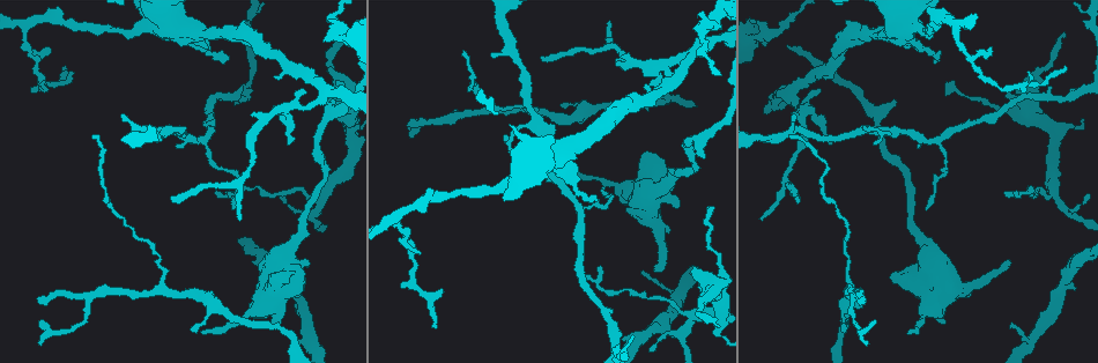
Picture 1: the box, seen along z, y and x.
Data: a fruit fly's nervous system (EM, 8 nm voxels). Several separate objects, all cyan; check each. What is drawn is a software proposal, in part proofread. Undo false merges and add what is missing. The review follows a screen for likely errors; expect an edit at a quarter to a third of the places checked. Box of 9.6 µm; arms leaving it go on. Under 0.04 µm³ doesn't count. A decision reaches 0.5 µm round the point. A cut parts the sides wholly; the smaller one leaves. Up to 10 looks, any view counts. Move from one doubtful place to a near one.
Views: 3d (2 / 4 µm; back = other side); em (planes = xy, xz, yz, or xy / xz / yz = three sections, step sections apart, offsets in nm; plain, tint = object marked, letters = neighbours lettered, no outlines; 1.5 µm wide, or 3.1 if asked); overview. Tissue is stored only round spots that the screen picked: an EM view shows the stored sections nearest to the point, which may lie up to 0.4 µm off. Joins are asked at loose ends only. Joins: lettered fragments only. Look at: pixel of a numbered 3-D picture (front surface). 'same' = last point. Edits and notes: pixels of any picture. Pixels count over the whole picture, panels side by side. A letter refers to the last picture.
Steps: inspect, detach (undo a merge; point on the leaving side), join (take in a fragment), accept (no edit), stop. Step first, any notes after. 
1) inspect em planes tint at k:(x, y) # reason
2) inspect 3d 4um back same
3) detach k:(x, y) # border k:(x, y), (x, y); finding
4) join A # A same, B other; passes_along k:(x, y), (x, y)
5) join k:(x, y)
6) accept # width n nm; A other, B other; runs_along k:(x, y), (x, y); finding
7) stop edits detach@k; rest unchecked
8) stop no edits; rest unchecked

inspect 3d 4um at 1:(719, 327) # thin end

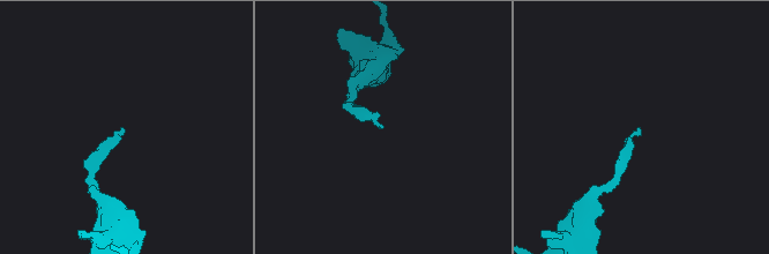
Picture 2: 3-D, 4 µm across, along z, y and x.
inspect em xy step 4 letters at 2:(123, 128)

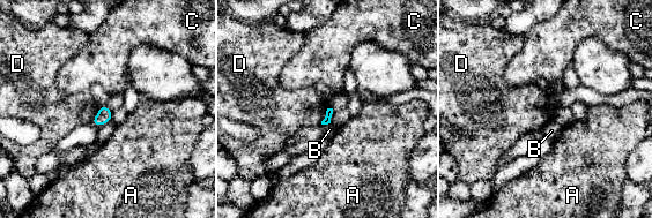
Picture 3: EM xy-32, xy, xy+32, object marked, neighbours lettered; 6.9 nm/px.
accept # A other, B other, C other, D other; border 3:(328, 107), (321, 125); no lettered fragment goes on from it

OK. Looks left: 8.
inspect em xy step 8 tint at 1:(896, 100) # an open end

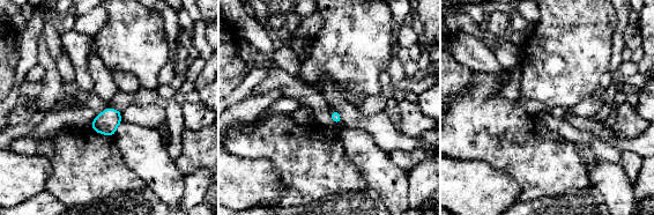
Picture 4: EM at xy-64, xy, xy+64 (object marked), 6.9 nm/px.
inspect em yz step 8 letters same

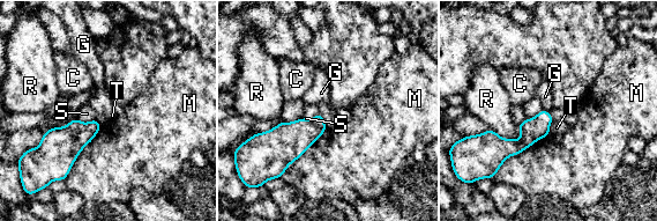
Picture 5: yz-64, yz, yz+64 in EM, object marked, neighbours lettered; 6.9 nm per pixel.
accept # longest_contact M 460 nm; C other, G other, M other, R other, S other, T other; runs_along 5:(549, 118), (520, 145), (485, 135); no lettered fragment goes on from it

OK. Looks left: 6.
inspect em yz step 4 plain at 1:(319, 88)

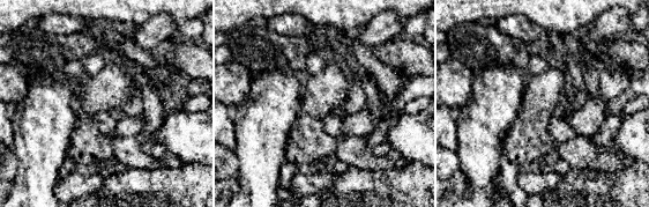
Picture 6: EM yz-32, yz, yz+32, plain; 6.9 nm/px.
inspect em yz step 4 letters same

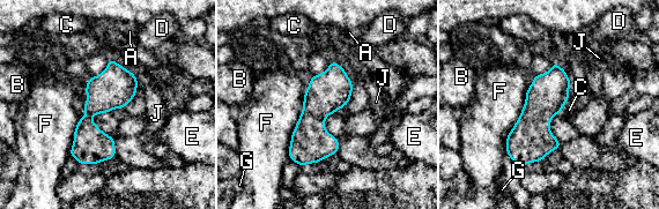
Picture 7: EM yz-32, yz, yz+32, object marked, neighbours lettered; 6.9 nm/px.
accept # longest_contact F 500 nm; A other, B other, C other, D other, E other, F other, G other, J other; border 7:(571, 82), (569, 99), (560, 112); continuous, no second cell

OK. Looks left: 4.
inspect em planes letters at 1:(273, 322) # branch stops here

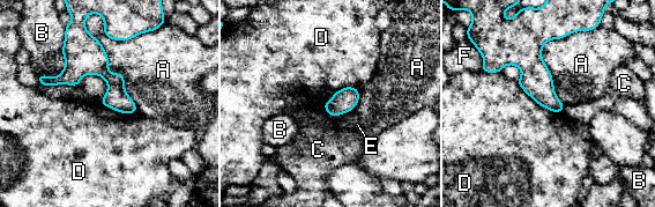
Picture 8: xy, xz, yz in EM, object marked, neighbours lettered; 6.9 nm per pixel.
accept # A other, B other, C other, D other, E other, F other; none of them fits

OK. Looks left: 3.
stop no edits; rest unchecked

